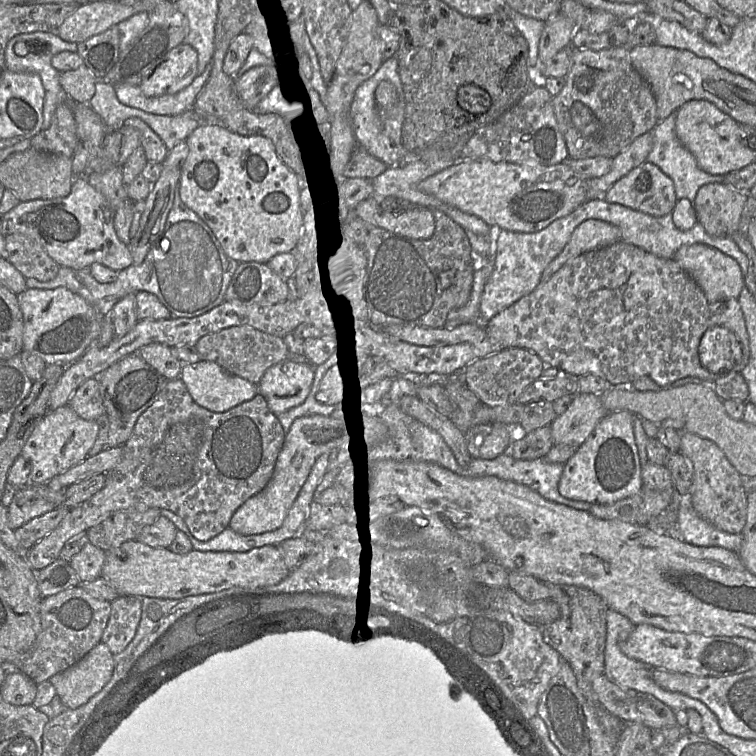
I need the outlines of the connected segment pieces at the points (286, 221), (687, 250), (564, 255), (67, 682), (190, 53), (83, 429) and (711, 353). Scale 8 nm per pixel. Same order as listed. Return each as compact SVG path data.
M200 124L185 140L189 147L189 154L181 167L180 197L183 203L194 211L213 231L224 253L237 262L267 262L276 254L291 252L302 230L302 212L299 207L300 185L295 173L290 170L278 157L272 142L262 135L242 136L234 133L221 124Z
M691 244L680 247L674 259L699 285L709 302L738 299L744 285L744 278L738 263L718 249L705 244Z
M589 219L582 222L573 232L569 242L542 273L542 281L547 281L568 260L585 252L621 241L620 229L608 222Z
M99 642L76 664L48 680L65 707L78 708L101 690L111 677L113 655Z
M181 43L162 58L139 87L147 97L176 94L198 76L197 67L197 51L191 45Z
M69 405L50 410L27 439L21 454L31 462L30 482L46 484L89 456L99 431L95 420L81 418Z
M722 326L707 329L698 346L701 365L721 377L740 362L741 355L742 348L737 336Z

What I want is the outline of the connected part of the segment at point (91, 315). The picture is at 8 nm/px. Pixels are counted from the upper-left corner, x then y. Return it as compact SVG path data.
M67 288L26 289L18 295L18 302L23 315L23 350L41 357L46 364L71 364L99 336L104 317L99 314L93 303L88 303L81 296L71 292Z

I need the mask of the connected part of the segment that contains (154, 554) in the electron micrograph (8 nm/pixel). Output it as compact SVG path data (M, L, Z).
M128 540L106 552L101 577L108 580L120 595L178 599L192 595L218 592L231 587L263 587L275 585L290 573L277 545L266 545L246 552L197 551L178 554L169 548L152 547L138 540Z

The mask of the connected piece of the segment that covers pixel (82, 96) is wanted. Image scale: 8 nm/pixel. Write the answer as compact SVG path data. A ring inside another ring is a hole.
M85 66L61 72L60 84L71 100L89 104L95 94L97 79Z

